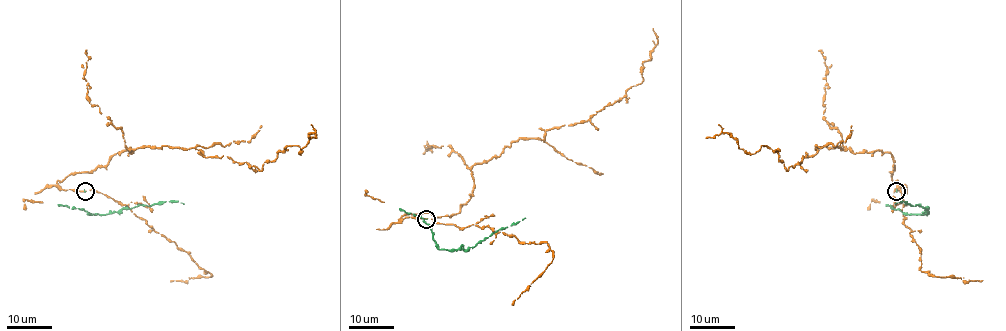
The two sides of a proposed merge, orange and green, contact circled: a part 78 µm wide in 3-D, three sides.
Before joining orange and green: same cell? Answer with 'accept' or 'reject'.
accept

